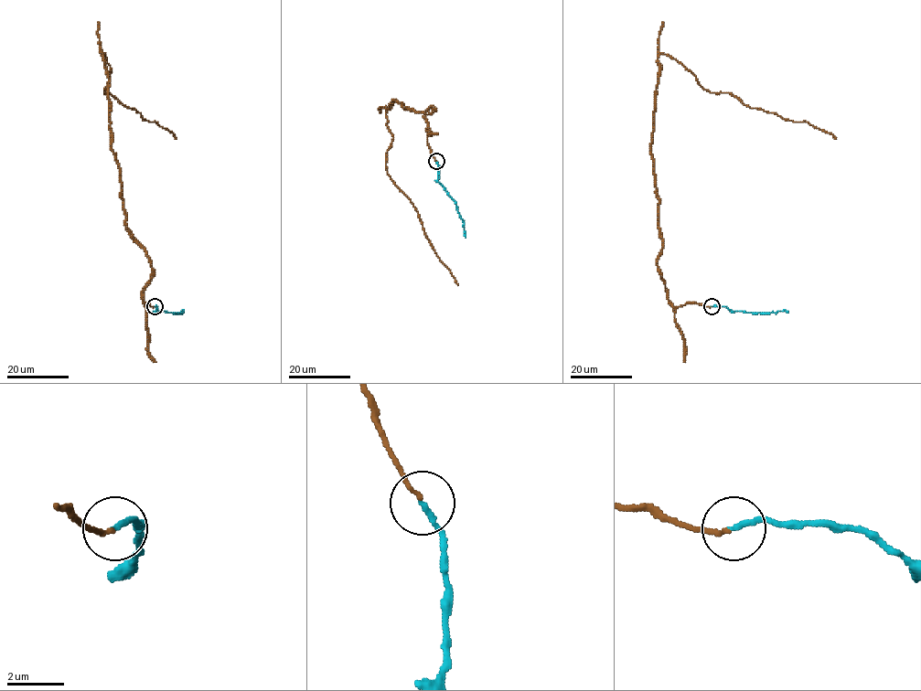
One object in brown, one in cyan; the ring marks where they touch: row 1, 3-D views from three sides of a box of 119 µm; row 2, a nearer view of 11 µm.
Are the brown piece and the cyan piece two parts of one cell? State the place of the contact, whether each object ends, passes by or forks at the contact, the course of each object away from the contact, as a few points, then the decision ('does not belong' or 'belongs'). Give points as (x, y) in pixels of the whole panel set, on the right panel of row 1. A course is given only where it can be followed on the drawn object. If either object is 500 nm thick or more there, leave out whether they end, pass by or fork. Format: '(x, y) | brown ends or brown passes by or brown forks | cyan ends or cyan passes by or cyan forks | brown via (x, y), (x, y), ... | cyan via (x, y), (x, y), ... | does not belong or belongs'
(712, 306) | brown ends | cyan ends | brown via (712, 307), (675, 310), (658, 266), (650, 134), (659, 54), (675, 58), (710, 92), (835, 139) | cyan via (712, 307), (724, 306), (733, 311), (764, 313), (788, 312) | belongs

